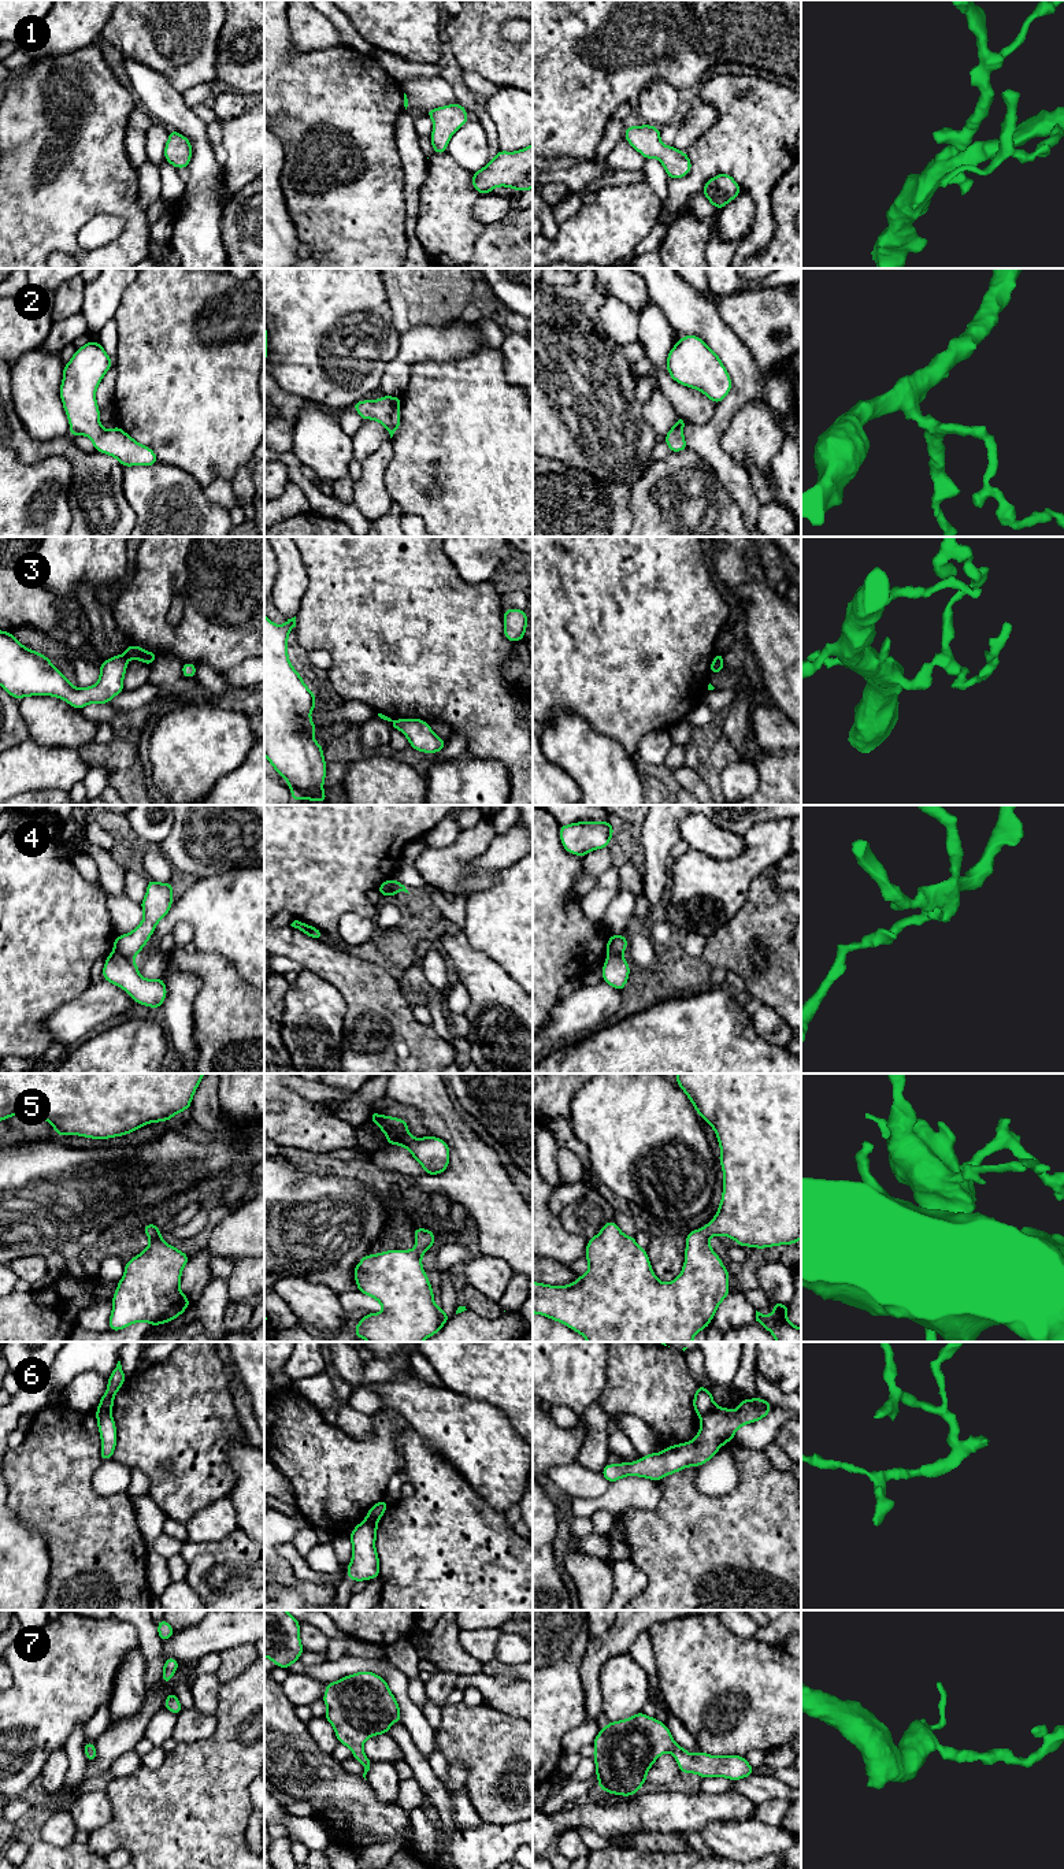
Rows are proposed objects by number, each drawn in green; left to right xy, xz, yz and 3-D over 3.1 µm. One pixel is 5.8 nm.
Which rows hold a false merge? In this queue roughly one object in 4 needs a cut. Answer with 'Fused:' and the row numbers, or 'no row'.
Fused: 3, 4, 6

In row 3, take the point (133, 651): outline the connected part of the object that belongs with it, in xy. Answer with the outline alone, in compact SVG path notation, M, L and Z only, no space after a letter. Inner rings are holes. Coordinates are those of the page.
M129 645L125 652L125 656L127 659L140 660L148 665L151 665L157 657L157 654L155 652L147 652L145 649L140 648L137 645Z

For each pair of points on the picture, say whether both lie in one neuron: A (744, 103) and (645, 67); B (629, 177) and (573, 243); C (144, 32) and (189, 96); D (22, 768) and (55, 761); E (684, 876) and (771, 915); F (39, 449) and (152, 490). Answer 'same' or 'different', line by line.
A: different
B: different
C: different
D: same
E: different
F: different

